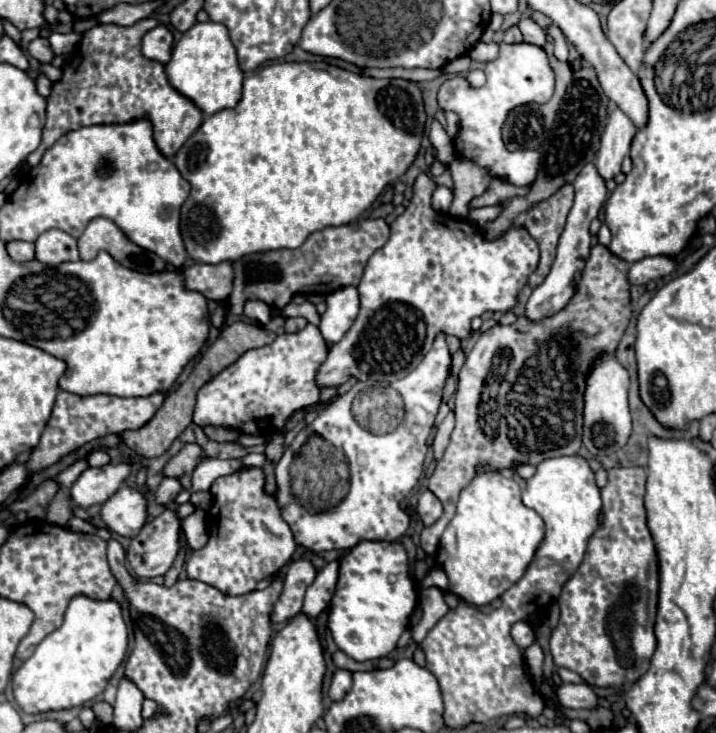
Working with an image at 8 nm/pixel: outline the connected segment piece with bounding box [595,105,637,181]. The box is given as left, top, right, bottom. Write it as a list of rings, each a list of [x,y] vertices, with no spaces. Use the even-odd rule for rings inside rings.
[[[613,105],[607,127],[601,133],[600,148],[595,159],[597,173],[605,181],[613,179],[621,171],[621,161],[629,153],[629,145],[635,131],[637,127],[633,125],[631,117]]]

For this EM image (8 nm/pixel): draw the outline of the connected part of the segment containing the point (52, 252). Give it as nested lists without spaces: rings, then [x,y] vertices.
[[[49,229],[35,241],[35,257],[53,267],[63,261],[79,261],[77,239],[61,229]]]

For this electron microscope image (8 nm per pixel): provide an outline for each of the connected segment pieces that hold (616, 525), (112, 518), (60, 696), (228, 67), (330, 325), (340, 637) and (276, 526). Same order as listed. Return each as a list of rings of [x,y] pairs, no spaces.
[[[617,467],[609,469],[609,483],[601,489],[603,499],[603,525],[593,533],[587,545],[587,553],[575,575],[563,585],[557,599],[561,615],[551,635],[551,655],[555,665],[567,667],[581,675],[585,683],[597,687],[621,687],[625,681],[637,681],[649,669],[649,661],[655,651],[655,611],[657,611],[657,555],[655,545],[645,521],[645,481],[643,467]]]
[[[123,487],[103,503],[101,519],[111,531],[133,539],[147,523],[147,499],[141,491]]]
[[[75,595],[65,611],[63,625],[47,635],[35,653],[13,673],[13,695],[25,713],[43,713],[79,707],[101,695],[125,659],[129,631],[121,605],[115,599],[91,599]]]
[[[205,21],[195,23],[181,41],[175,45],[169,63],[165,65],[169,83],[187,99],[191,99],[205,115],[213,115],[221,109],[237,105],[241,99],[243,71],[237,65],[237,53],[229,39],[229,31],[221,23]]]
[[[357,287],[337,289],[327,297],[327,311],[321,315],[319,331],[323,339],[333,345],[337,343],[353,325],[359,313],[359,293]]]
[[[361,541],[339,559],[337,589],[329,603],[329,629],[337,647],[355,661],[389,655],[409,625],[417,591],[409,577],[409,559],[399,541]]]
[[[243,467],[231,475],[217,477],[209,491],[215,497],[213,507],[205,515],[209,541],[205,547],[191,551],[191,555],[187,557],[187,561],[185,561],[187,577],[203,581],[203,583],[219,589],[225,595],[251,593],[255,589],[257,581],[279,573],[289,563],[289,559],[297,547],[297,543],[293,541],[293,533],[291,533],[289,525],[285,525],[285,519],[281,517],[281,509],[277,509],[275,497],[265,493],[265,475],[261,473],[259,467]]]

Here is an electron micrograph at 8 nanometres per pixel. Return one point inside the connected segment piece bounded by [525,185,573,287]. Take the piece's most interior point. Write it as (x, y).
(545, 222)

